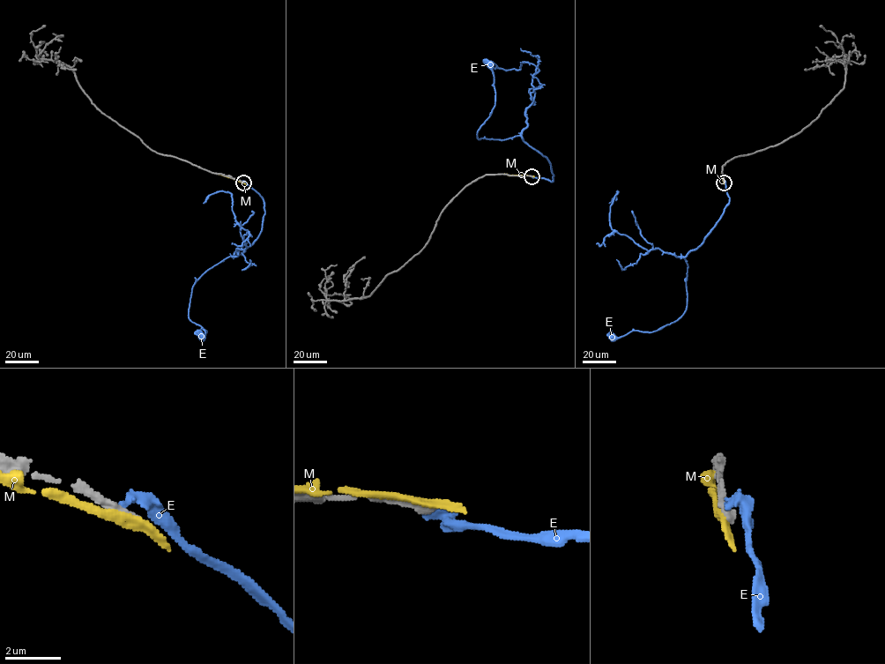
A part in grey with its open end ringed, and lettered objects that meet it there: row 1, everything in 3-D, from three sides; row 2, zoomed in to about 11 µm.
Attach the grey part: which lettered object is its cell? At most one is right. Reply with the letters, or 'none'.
none

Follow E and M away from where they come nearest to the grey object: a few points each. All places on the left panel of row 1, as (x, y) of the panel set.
E: (242, 182), (264, 201), (261, 231), (249, 246), (207, 269), (195, 283), (189, 318), (206, 332), (202, 338)
M: (242, 182), (214, 173)

